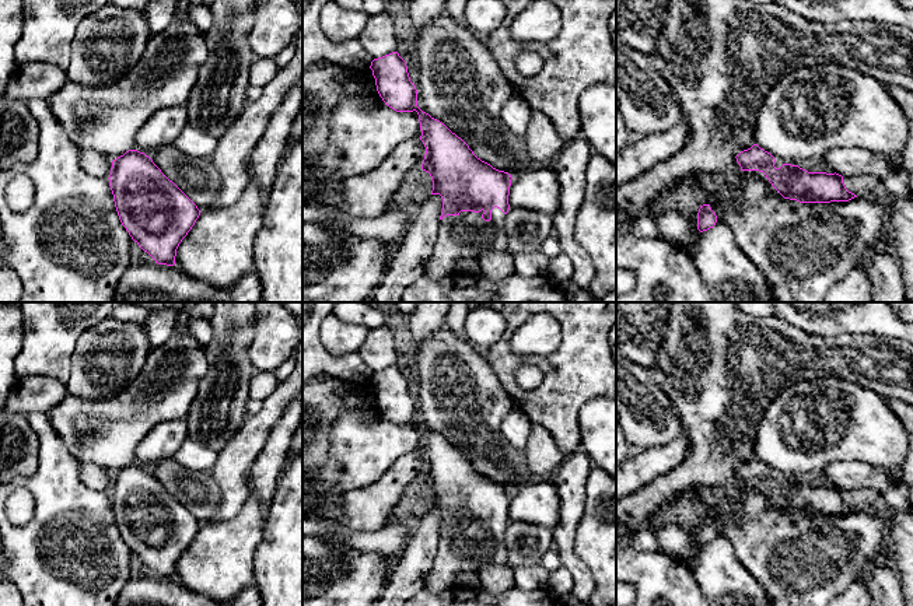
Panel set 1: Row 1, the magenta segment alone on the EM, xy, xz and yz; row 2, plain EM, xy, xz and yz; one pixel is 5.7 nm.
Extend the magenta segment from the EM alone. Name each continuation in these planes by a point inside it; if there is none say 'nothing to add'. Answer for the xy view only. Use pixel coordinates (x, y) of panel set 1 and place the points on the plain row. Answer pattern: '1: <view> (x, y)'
nothing to add

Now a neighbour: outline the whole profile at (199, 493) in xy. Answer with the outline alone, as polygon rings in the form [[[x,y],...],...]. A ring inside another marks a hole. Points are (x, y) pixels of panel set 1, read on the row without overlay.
[[[172,458],[144,466],[200,525],[210,523],[217,514],[221,491],[211,472],[189,470]]]

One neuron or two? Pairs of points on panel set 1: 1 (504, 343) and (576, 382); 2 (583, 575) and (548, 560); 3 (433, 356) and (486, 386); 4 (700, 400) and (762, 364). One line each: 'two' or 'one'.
1: one
2: two
3: one
4: one

